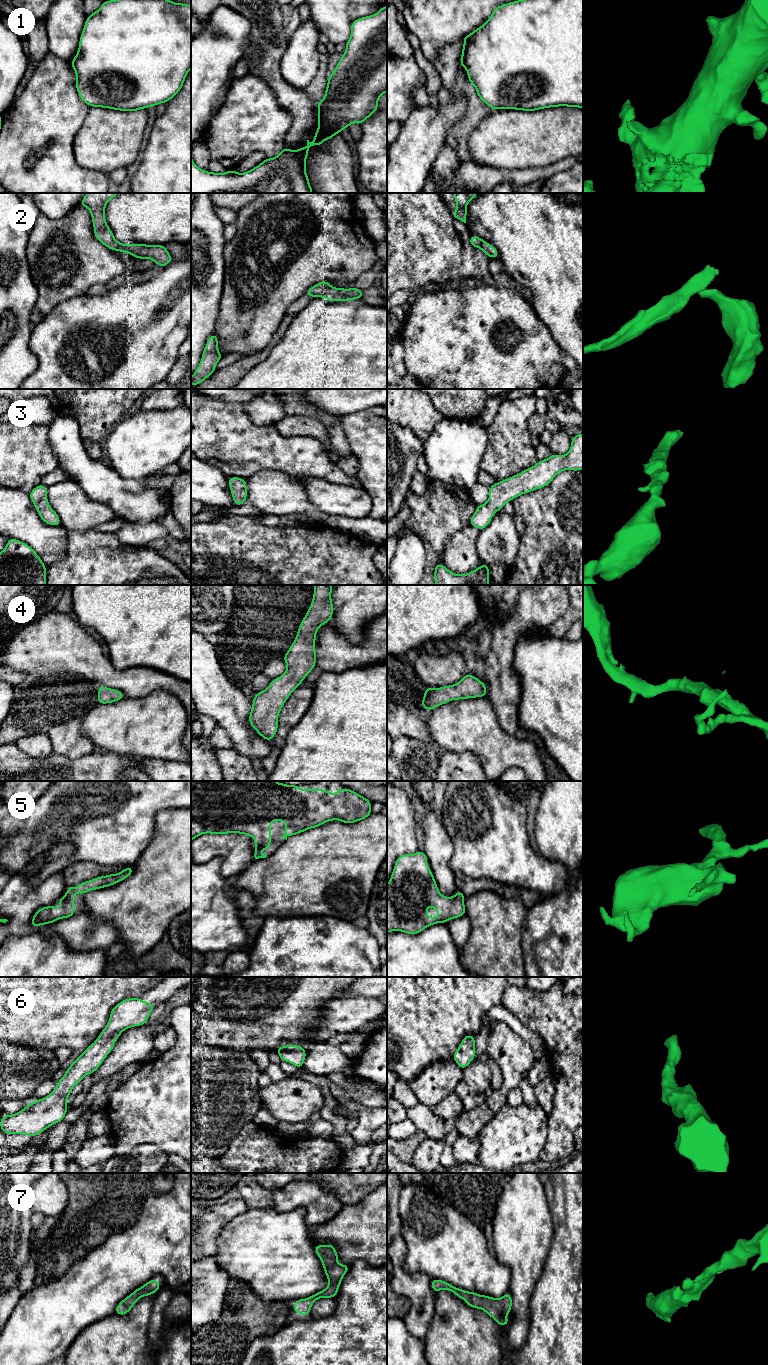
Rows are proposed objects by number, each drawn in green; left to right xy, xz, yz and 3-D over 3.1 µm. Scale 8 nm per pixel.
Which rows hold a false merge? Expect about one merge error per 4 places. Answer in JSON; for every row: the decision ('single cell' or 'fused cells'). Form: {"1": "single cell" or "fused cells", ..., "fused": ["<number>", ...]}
{"1": "fused cells", "2": "single cell", "3": "single cell", "4": "single cell", "5": "single cell", "6": "single cell", "7": "single cell", "fused": ["1"]}

